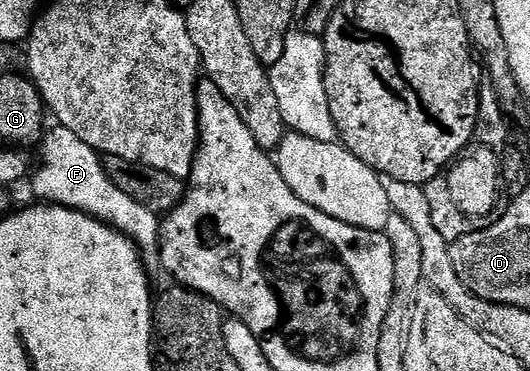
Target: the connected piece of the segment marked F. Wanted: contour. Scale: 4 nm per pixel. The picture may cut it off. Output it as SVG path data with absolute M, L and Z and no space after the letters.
M60 124L44 131L43 147L45 152L41 158L41 168L32 175L34 199L45 204L55 206L66 206L72 210L78 210L84 214L89 214L92 218L97 218L109 226L114 226L118 232L128 236L133 245L137 247L141 260L145 264L145 272L150 276L160 275L161 269L161 224L162 219L148 208L143 208L143 204L138 204L136 200L131 200L131 196L125 195L115 184L111 182L111 176L107 176L102 155L97 153L91 144L83 144L75 132L71 132L67 127Z

